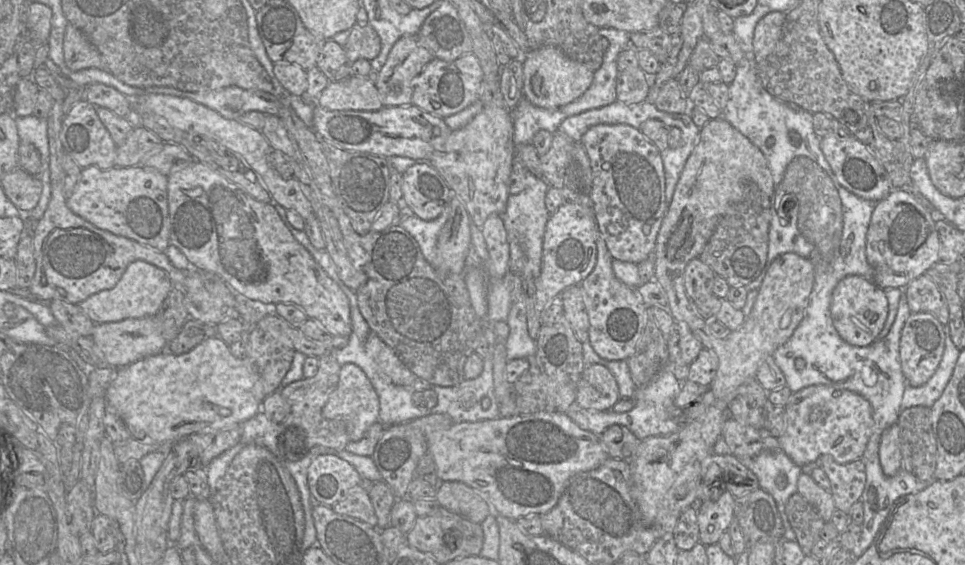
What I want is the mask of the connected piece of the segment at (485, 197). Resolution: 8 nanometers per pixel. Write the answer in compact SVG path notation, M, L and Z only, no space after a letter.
M485 106L467 125L453 130L442 148L435 152L428 162L444 178L454 196L458 197L469 214L470 224L482 227L491 214L504 212L510 195L508 182L516 158L513 141L512 110L495 106Z

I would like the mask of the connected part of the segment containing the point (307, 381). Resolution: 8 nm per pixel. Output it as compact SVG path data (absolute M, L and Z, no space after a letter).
M325 354L319 359L318 372L314 377L304 377L280 388L280 394L290 405L288 416L278 424L280 433L277 457L282 461L296 462L315 447L345 450L351 442L343 420L328 419L322 414L330 395L338 385L341 367L334 358Z

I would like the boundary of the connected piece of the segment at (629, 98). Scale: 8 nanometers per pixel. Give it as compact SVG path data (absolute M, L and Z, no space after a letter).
M639 66L618 72L616 80L617 101L625 104L645 102L653 84L654 75L647 74Z

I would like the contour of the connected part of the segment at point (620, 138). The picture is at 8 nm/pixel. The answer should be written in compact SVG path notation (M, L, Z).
M598 124L590 127L581 137L592 170L592 184L588 198L592 202L598 232L614 260L639 264L655 248L661 223L667 208L665 174L661 151L639 128L627 124Z

